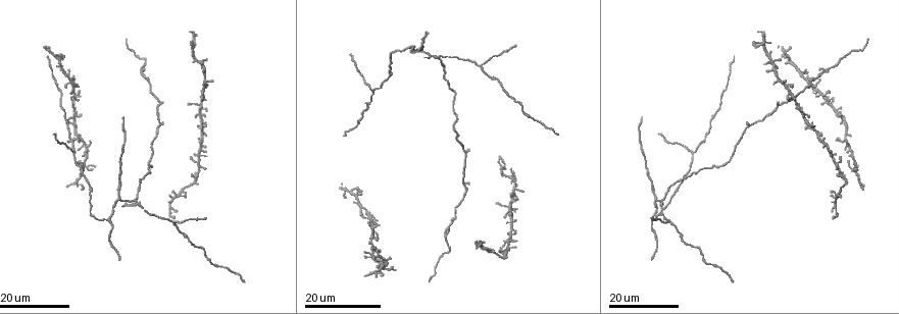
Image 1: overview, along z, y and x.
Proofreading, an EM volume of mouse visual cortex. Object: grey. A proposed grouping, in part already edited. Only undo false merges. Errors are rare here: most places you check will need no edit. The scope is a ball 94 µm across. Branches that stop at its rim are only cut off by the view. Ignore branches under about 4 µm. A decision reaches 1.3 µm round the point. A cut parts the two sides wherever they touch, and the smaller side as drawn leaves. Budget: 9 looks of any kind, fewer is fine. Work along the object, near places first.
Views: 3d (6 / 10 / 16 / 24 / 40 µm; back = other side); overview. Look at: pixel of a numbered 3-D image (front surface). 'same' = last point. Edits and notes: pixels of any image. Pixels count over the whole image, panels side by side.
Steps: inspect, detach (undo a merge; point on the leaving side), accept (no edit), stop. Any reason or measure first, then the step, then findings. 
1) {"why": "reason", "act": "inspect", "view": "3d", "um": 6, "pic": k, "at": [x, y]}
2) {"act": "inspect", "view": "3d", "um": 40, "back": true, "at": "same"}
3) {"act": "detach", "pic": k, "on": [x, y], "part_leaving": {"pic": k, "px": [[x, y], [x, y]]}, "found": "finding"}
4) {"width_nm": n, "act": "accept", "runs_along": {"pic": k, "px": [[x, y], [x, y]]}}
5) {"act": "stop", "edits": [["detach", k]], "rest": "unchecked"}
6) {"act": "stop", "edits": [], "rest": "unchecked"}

{"why": "branch point", "act": "inspect", "view": "3d", "um": 24, "pic": 1, "at": [511, 204]}

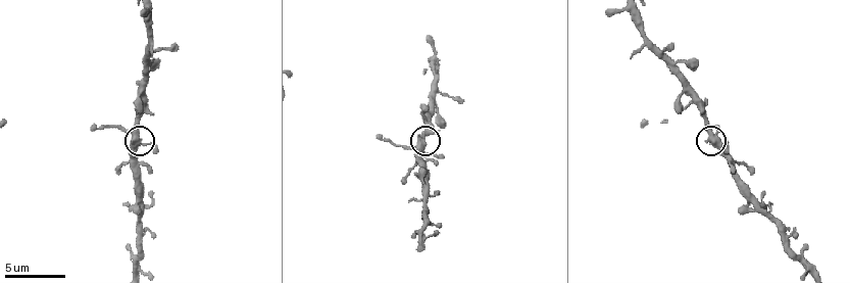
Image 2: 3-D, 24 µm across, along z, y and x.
{"act": "inspect", "view": "3d", "um": 10, "pic": 2, "at": [422, 140]}

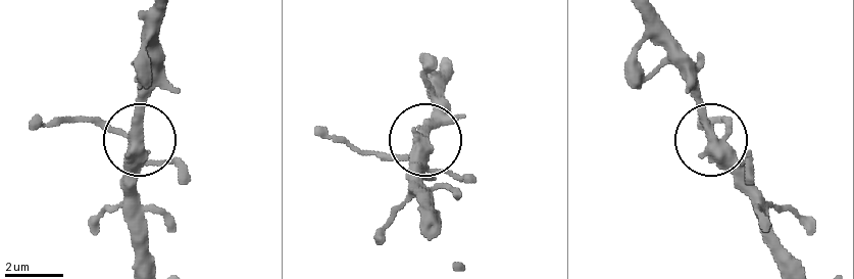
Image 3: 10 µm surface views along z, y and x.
{"side_arm_um": 29, "act": "accept", "found": "one neuron here"}

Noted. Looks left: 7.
{"why": "three arms meet", "act": "inspect", "view": "3d", "um": 16, "pic": 1, "at": [479, 67]}

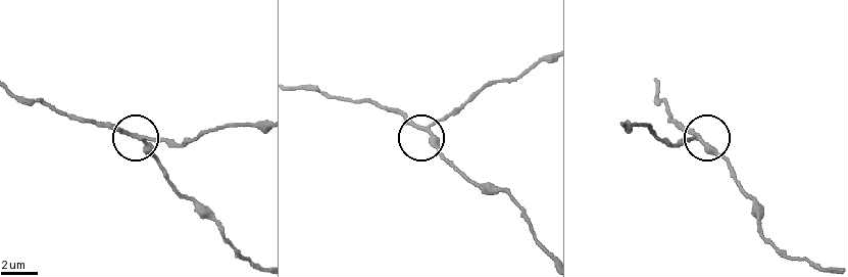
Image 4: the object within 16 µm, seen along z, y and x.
{"act": "inspect", "view": "3d", "um": 6, "pic": 4, "at": [431, 131]}

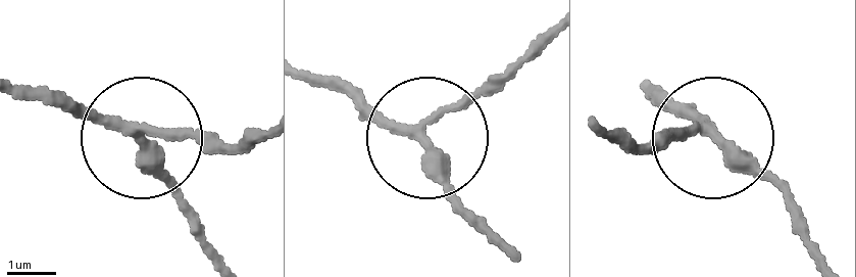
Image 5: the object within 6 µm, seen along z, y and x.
{"arms": 3, "act": "accept", "runs_along": {"pic": 5, "px": [[303, 75], [425, 127], [547, 38]]}, "found": "one neuron here"}

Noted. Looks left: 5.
{"why": "branch point", "act": "inspect", "view": "3d", "um": 16, "pic": 1, "at": [72, 154]}

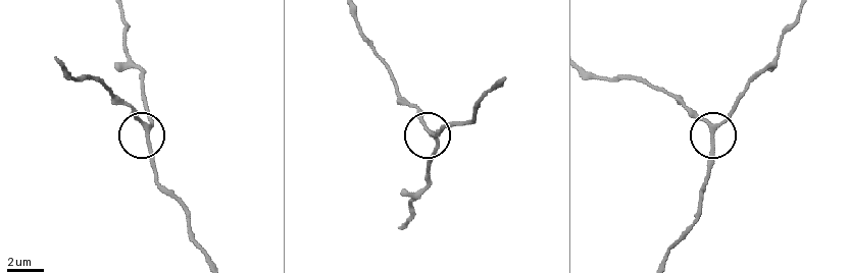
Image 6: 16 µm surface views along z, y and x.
{"act": "inspect", "view": "3d", "um": 10, "pic": 6, "at": [149, 127]}

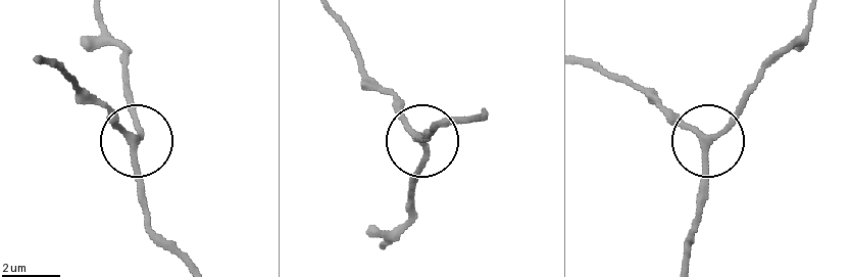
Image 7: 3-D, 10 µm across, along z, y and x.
{"side_arm_um": 14, "act": "accept", "found": "continuous, no second neuron"}

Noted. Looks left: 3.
{"why": "looks like a crossing", "act": "inspect", "view": "3d", "um": 24, "pic": 1, "at": [385, 270]}

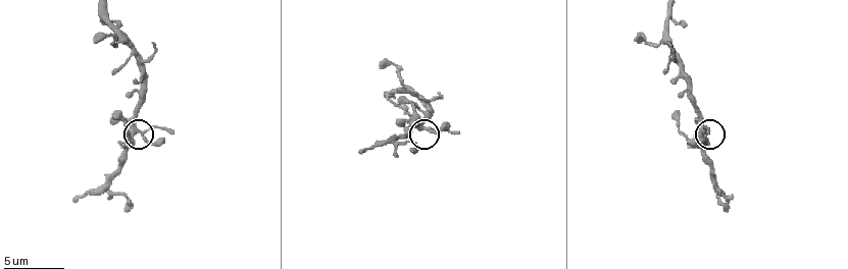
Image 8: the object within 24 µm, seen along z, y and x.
{"act": "inspect", "view": "3d", "um": 10, "pic": 8, "at": [136, 131]}

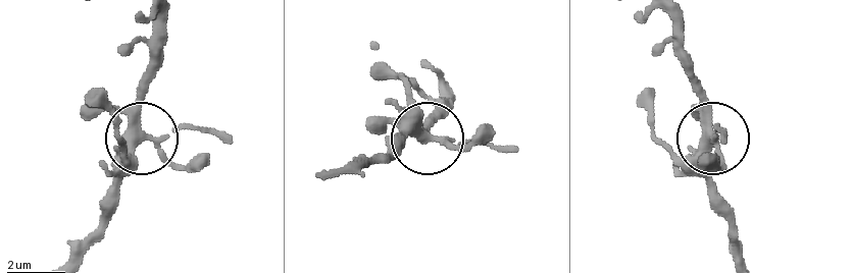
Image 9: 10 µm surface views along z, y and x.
{"arms": 4, "act": "accept", "found": "one neuron here"}

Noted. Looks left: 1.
{"act": "stop", "edits": [], "rest": "unchecked"}

